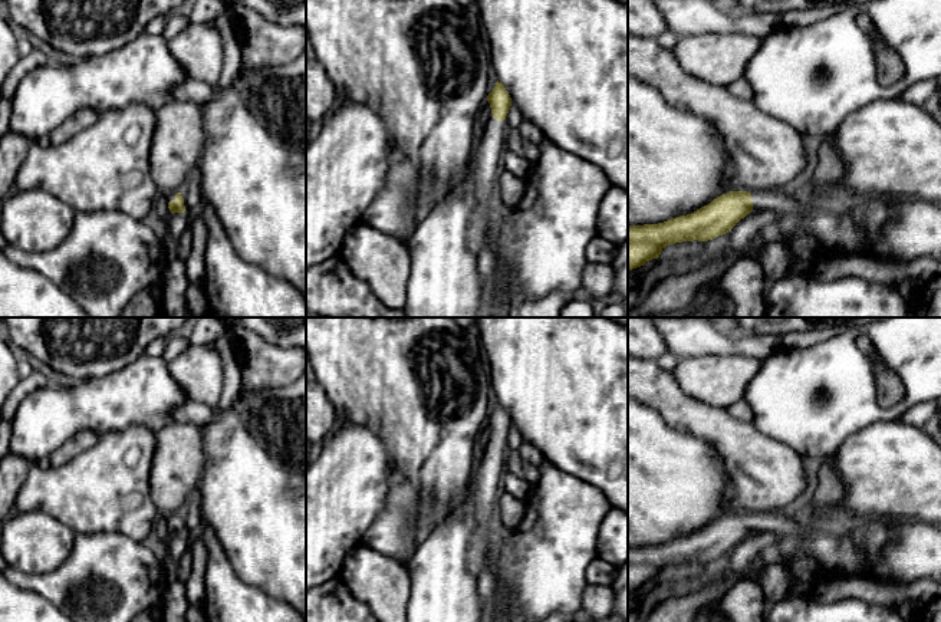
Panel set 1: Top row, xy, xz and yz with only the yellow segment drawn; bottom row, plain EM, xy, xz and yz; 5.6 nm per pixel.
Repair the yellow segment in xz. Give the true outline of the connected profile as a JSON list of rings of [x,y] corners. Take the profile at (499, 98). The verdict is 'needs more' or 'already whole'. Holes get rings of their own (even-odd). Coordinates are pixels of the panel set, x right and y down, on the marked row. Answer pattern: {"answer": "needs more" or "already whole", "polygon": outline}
{"answer": "needs more", "polygon": [[[497,80],[487,101],[493,118],[478,132],[467,172],[454,188],[428,207],[427,217],[405,241],[411,256],[404,307],[407,317],[486,317],[477,257],[491,231],[491,217],[497,214],[497,180],[507,129],[503,121],[511,106],[511,98],[504,85]]]}

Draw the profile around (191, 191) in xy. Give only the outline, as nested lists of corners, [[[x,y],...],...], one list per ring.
[[[195,165],[187,175],[187,181],[181,191],[182,198],[187,200],[187,208],[197,207],[201,201],[200,188],[200,167]]]

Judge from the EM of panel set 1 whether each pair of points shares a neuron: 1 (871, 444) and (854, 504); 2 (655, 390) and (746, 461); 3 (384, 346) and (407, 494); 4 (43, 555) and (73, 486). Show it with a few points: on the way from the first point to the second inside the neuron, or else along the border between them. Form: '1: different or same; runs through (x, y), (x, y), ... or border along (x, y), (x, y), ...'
1: same; runs through (871, 458), (871, 487), (868, 490)
2: same; runs through (678, 410), (706, 421), (723, 438)
3: different; border along (390, 469), (397, 469), (411, 483), (424, 504)
4: different; border along (25, 512), (45, 512), (75, 533)

